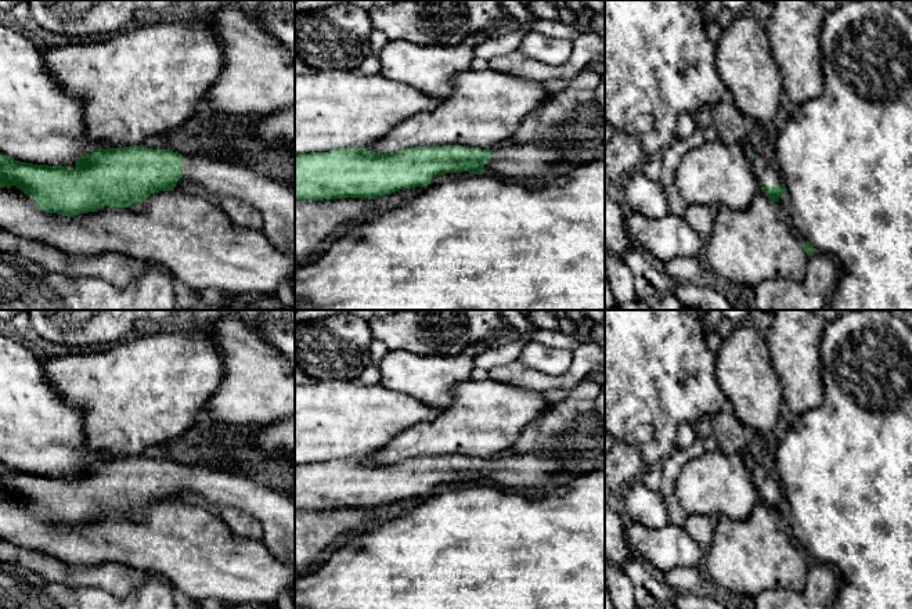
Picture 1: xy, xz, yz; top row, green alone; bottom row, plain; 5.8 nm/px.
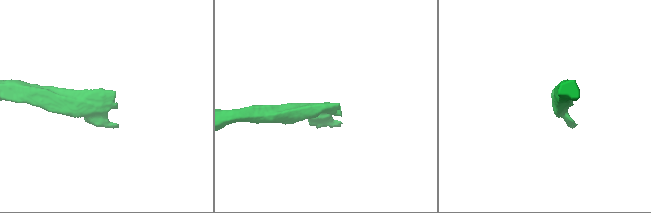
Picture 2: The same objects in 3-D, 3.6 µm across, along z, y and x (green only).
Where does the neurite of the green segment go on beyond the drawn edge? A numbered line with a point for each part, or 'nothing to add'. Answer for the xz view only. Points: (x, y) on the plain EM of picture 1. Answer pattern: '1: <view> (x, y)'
1: xz (512, 472)

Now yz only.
1: yz (767, 483)

